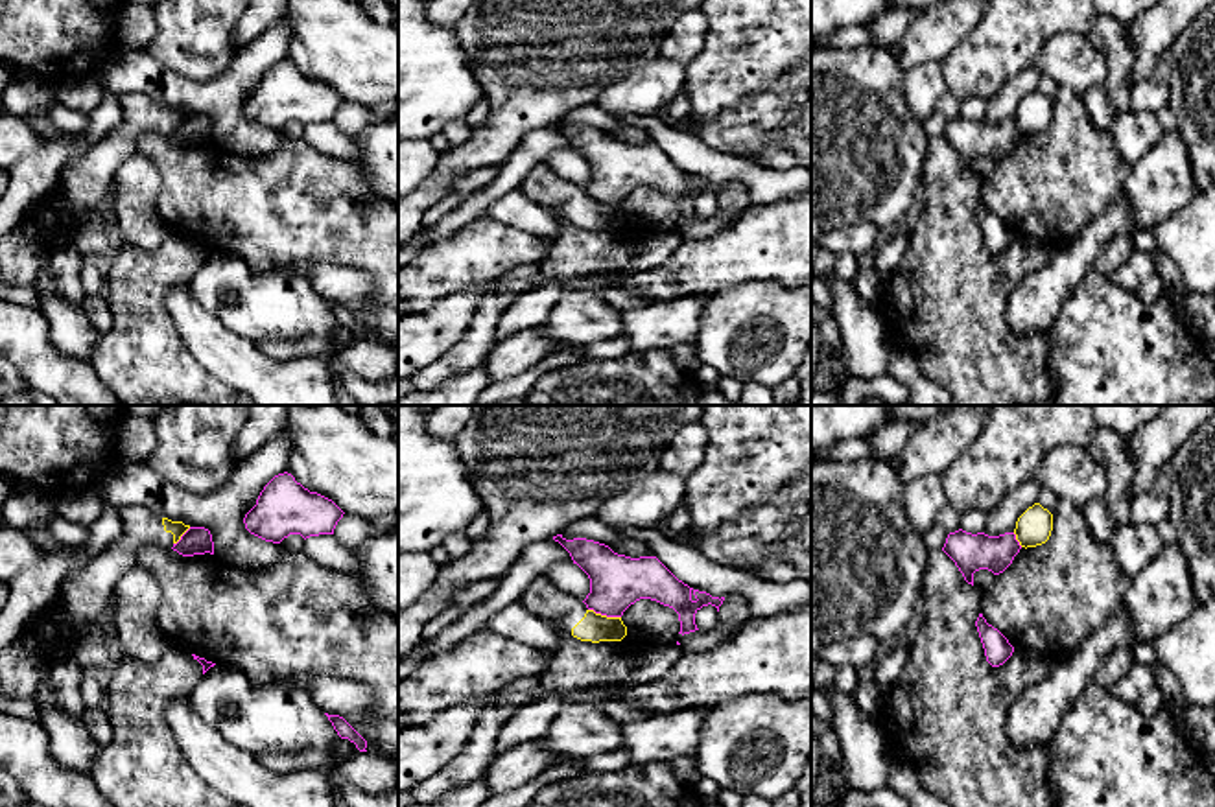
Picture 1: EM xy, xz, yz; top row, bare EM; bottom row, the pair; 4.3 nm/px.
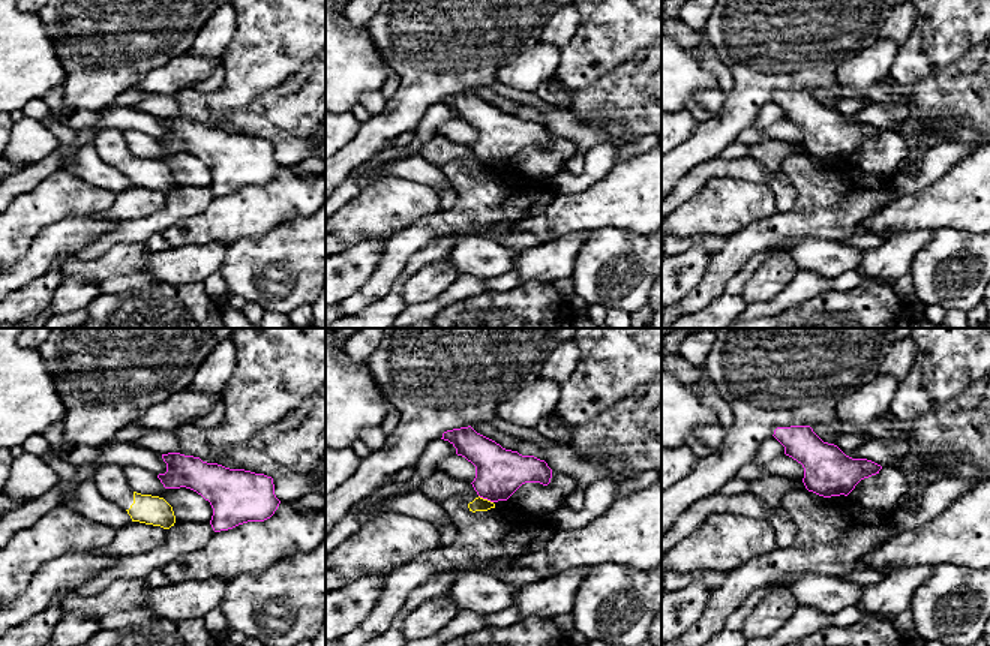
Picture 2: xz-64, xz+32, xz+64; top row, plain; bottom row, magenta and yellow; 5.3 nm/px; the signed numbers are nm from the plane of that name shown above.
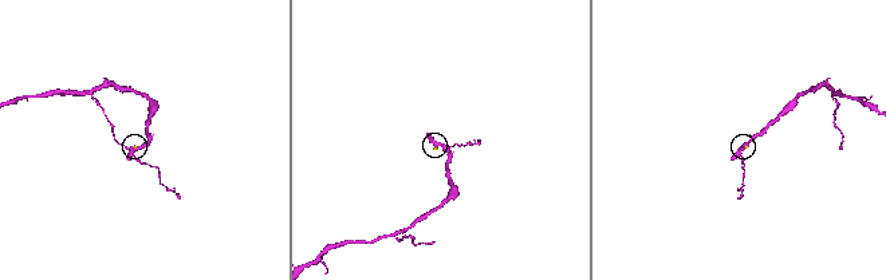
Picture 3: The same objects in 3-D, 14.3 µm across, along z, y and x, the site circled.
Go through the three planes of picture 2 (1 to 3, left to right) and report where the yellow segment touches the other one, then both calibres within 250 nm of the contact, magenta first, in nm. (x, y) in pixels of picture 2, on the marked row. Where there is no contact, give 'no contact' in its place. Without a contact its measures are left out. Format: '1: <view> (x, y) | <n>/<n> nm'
1: no contact
2: xz+32 (486, 498) | 260/80 nm
3: no contact

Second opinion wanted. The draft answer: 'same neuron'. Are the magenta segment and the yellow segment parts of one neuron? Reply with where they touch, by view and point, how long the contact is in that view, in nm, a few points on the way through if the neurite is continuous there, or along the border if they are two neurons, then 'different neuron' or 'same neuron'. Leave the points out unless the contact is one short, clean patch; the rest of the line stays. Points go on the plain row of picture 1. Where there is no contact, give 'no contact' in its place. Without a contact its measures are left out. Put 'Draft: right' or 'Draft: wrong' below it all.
xz (605, 201) | 150 nm | along xz (589, 196), (620, 205) | different neuron
Draft: wrong

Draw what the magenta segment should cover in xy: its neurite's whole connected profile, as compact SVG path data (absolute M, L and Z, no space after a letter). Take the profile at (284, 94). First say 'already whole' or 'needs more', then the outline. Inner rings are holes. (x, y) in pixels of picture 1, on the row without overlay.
already whole | M284 59L264 74L243 111L251 122L280 131L289 122L301 122L304 127L334 122L343 101L332 87L310 79L291 61Z

